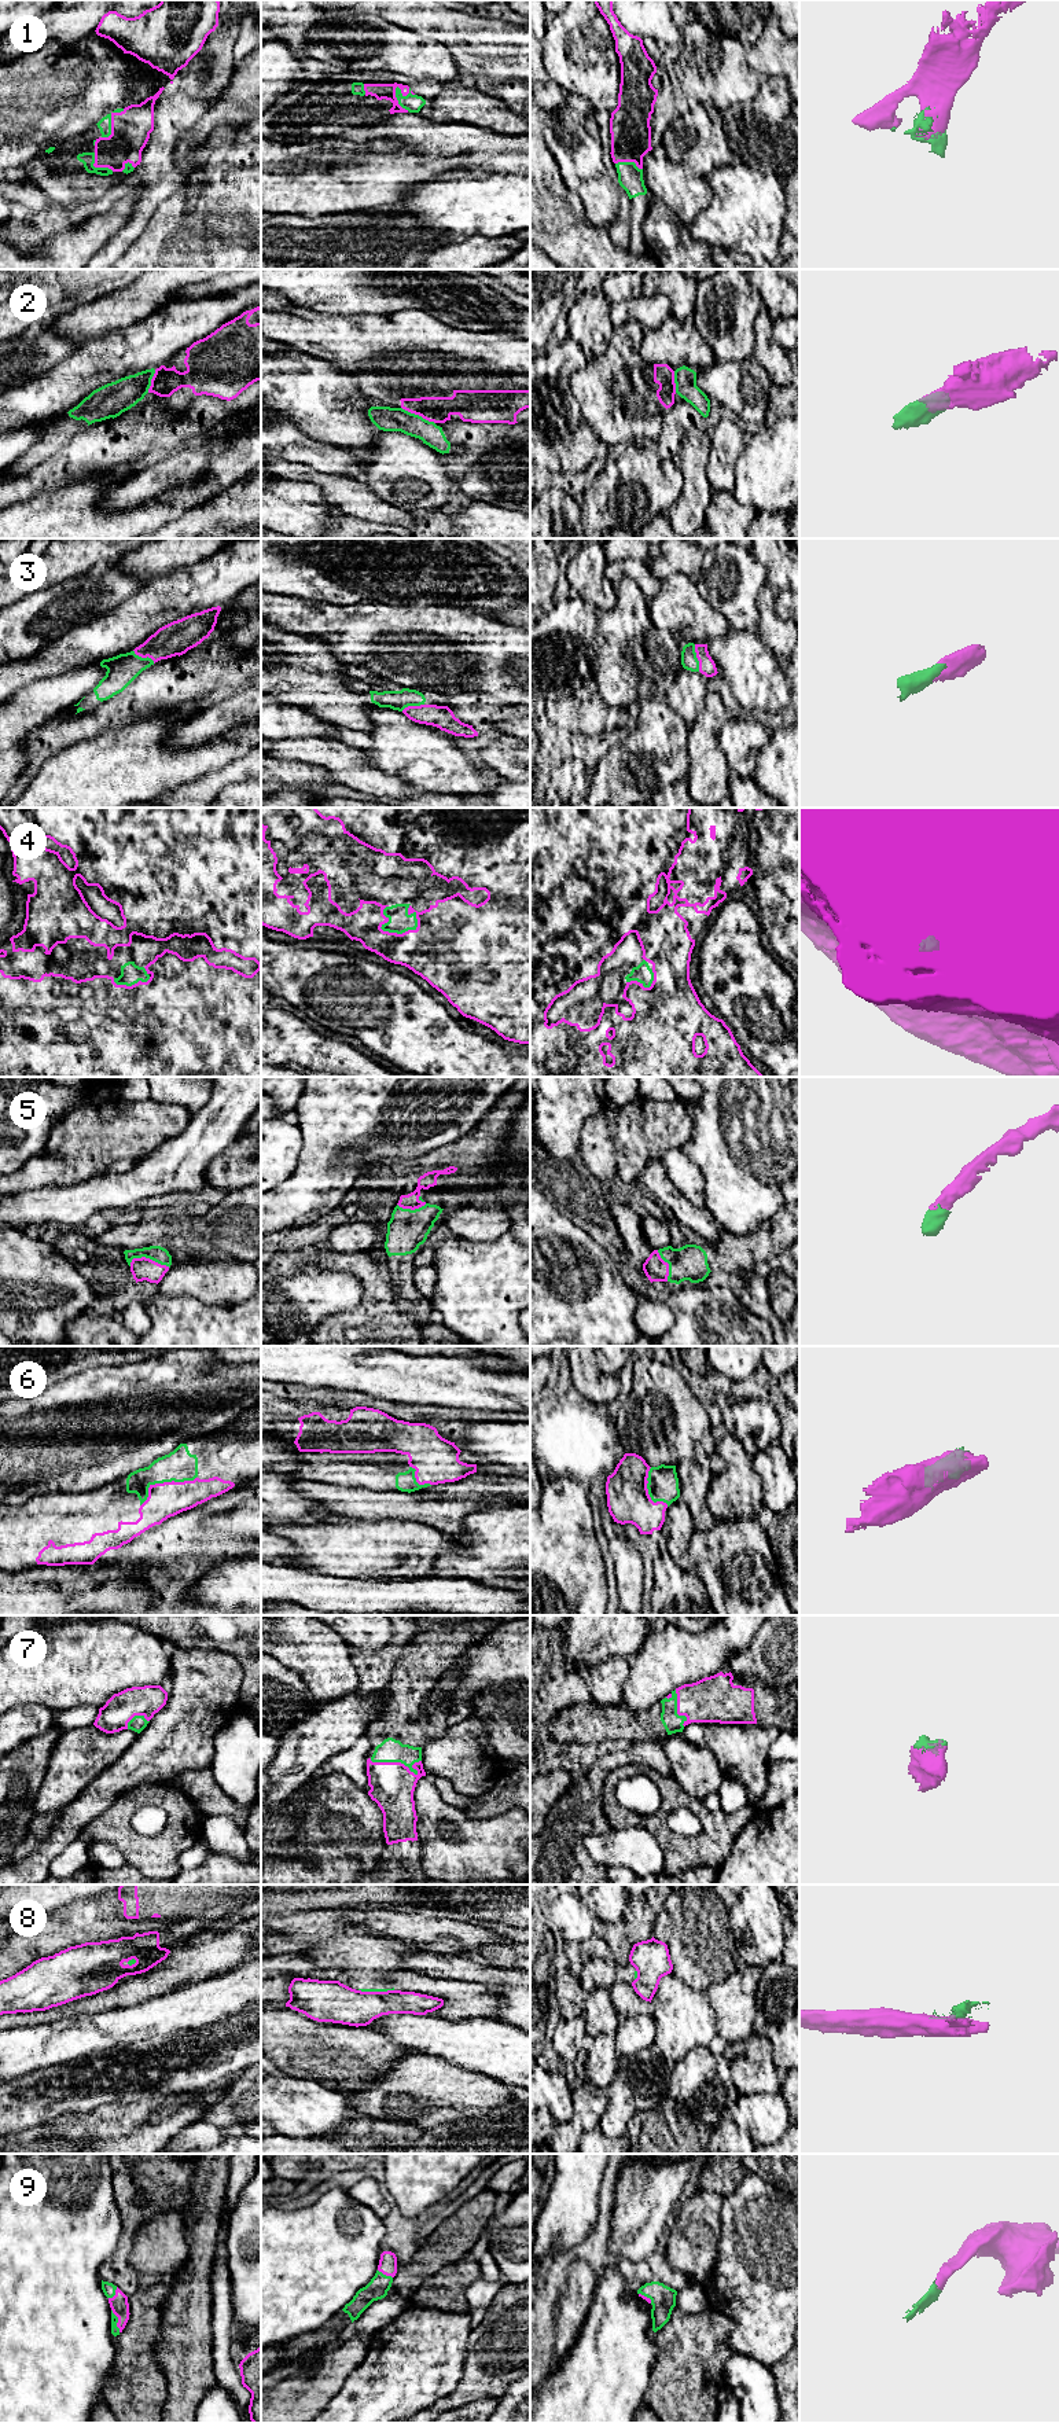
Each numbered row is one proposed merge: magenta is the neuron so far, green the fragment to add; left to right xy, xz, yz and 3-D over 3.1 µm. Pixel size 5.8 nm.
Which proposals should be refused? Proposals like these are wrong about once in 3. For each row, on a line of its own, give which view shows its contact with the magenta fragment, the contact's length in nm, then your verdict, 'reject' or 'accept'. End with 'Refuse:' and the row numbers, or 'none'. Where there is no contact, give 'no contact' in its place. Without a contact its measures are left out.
1: meets magenta in xz; contact 170 nm long; accept
2: meets magenta in xz; contact 220 nm long; reject
3: meets magenta in yz; contact 160 nm long; accept
4: meets magenta in xz; contact 240 nm long; accept
5: meets magenta in xy; contact 240 nm long; accept
6: meets magenta in xy; contact 360 nm long; accept
7: meets magenta in xz; contact 300 nm long; accept
8: meets magenta in xz; contact 200 nm long; reject
9: meets magenta in xy; contact 140 nm long; accept
Refuse: 2, 8

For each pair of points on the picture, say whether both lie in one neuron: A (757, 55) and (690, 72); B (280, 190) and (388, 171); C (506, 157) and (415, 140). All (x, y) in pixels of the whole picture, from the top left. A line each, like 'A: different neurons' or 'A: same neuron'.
A: different neurons
B: same neuron
C: same neuron

